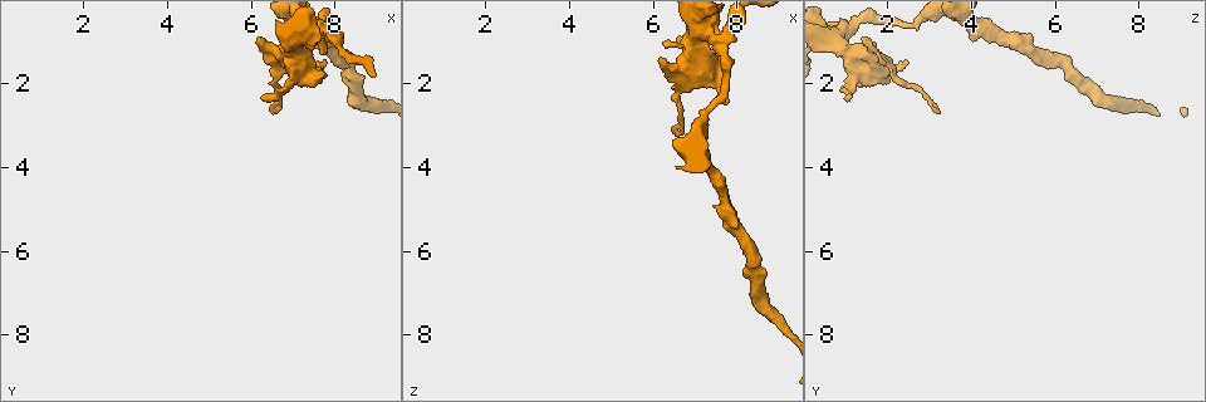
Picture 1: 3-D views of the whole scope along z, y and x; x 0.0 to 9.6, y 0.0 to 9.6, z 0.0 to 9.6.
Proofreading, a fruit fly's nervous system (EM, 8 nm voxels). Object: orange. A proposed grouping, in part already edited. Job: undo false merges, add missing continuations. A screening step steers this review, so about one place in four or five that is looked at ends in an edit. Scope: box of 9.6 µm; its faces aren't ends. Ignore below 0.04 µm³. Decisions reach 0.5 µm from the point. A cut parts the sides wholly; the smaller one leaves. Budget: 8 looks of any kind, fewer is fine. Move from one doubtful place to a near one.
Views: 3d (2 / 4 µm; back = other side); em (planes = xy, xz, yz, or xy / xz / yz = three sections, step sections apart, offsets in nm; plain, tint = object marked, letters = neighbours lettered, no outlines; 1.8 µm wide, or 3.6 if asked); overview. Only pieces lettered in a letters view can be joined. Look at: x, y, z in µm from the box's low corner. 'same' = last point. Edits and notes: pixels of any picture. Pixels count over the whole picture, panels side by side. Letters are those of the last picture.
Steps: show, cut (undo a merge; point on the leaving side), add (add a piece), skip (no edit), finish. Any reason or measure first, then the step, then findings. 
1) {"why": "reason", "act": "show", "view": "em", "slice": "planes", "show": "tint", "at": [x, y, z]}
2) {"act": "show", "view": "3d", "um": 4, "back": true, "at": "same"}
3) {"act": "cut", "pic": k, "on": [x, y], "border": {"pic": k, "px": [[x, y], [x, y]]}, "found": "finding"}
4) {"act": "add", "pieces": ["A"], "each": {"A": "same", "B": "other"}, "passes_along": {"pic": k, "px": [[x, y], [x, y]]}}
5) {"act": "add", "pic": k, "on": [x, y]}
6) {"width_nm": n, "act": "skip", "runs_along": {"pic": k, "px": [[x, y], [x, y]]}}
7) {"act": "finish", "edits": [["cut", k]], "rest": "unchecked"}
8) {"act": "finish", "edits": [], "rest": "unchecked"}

{"why": "free end", "act": "show", "view": "3d", "um": 2, "back": true, "at": [7.75, 1.40, 2.45]}

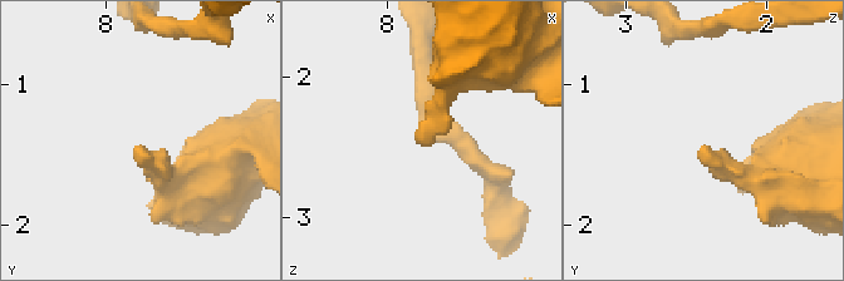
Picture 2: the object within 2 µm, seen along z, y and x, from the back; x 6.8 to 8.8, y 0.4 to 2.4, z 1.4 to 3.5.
{"why": "shape alone is not enough", "act": "show", "view": "em", "slice": "planes", "show": "letters", "at": [7.80, 1.46, 2.42]}

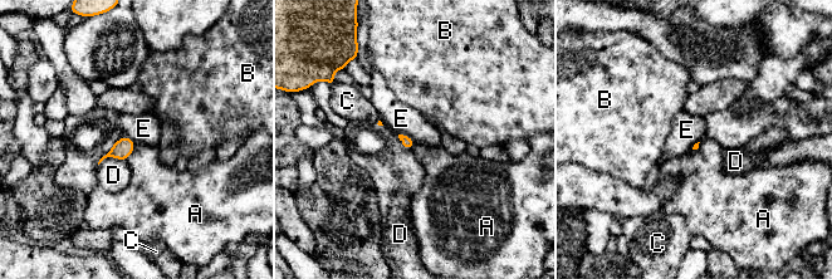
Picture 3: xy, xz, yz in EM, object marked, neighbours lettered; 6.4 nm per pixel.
{"act": "skip", "each": {"A": "other", "B": "other", "C": "other", "D": "other", "E": "other"}, "found": "no lettered piece goes on from it"}

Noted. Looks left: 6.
{"why": "tapers out", "act": "show", "view": "em", "slice": "planes", "show": "letters", "at": [6.30, 2.35, 0.95]}

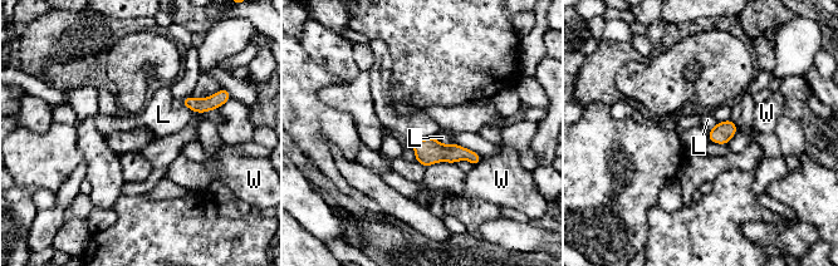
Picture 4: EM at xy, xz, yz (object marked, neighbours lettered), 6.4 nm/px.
{"longest_contact_nm": ["L", 240], "act": "skip", "each": {"L": "other", "W": "other"}, "border": {"pic": 4, "px": [[180, 102], [196, 112], [216, 109]]}, "found": "no lettered piece goes on from it"}

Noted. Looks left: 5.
{"why": "tapers out", "act": "show", "view": "em", "slice": "xy", "step": 4, "show": "letters", "at": [6.55, 2.70, 3.20]}

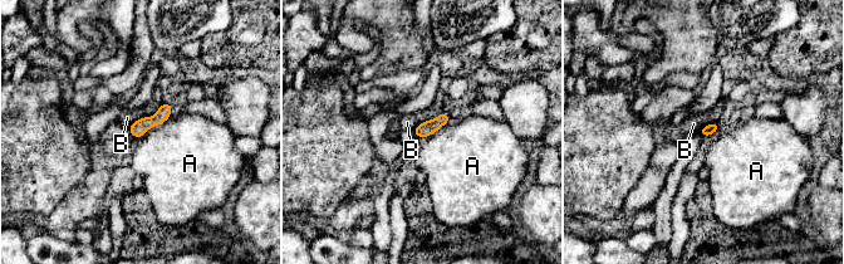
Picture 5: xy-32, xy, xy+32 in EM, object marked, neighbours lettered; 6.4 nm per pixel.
{"longest_contact_nm": ["B", 280], "act": "skip", "each": {"A": "other", "B": "other"}, "border": {"pic": 5, "px": [[170, 116], [135, 138]]}, "found": "no lettered piece goes on from it"}

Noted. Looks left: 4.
{"act": "finish", "edits": [], "rest": "unchecked"}

